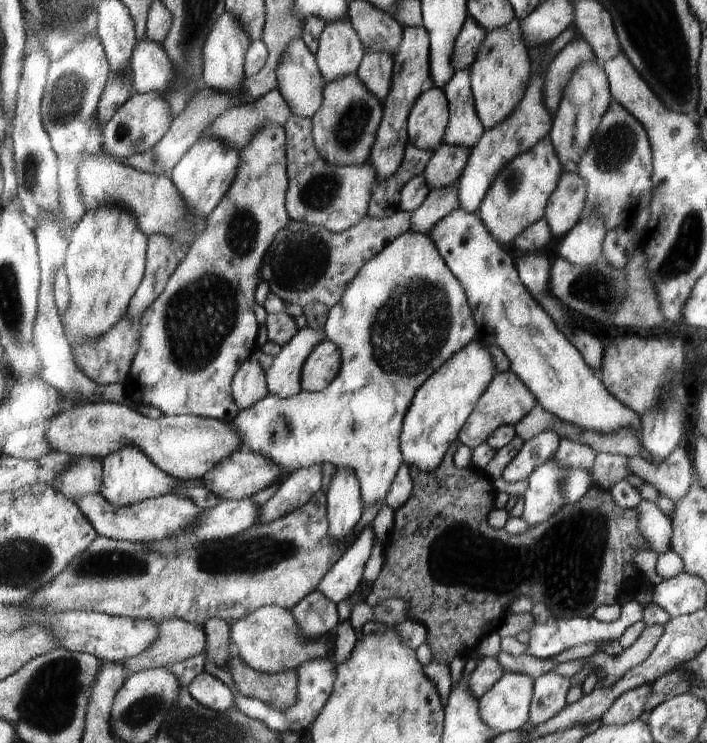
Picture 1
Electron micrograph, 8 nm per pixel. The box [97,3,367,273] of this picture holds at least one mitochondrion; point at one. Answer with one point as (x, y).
(241, 232)

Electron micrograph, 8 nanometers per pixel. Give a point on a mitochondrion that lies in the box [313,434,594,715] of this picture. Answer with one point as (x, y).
(561, 483)

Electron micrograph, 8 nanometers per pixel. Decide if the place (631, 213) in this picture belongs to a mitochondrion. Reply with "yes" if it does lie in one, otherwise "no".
no

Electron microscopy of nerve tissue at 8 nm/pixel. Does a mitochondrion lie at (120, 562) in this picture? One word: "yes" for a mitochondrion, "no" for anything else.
yes

